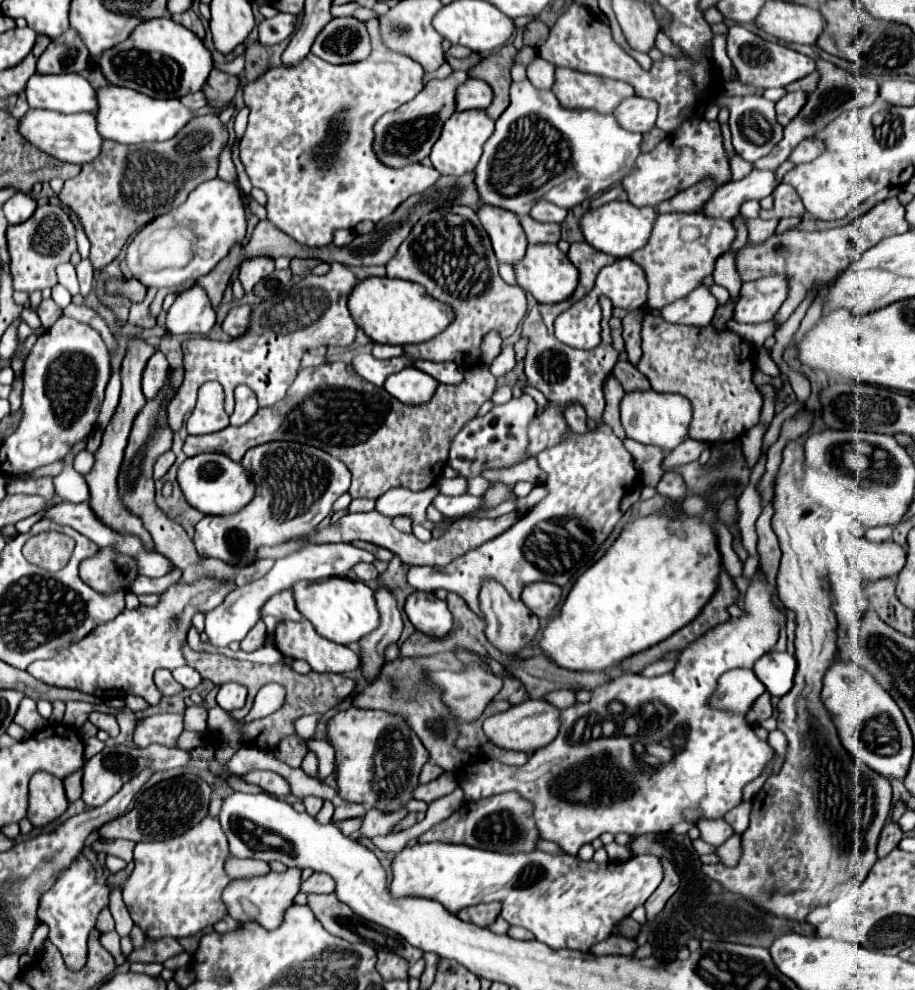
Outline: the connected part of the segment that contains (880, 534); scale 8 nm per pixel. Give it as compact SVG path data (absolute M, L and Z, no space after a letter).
M889 526L871 528L871 530L865 532L865 538L867 538L867 540L873 540L873 542L885 542L885 540L891 538L891 532L893 532L893 528L889 528Z

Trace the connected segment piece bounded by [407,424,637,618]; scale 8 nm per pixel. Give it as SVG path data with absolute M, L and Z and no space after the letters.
M601 424L581 436L569 434L559 446L543 450L537 456L537 462L547 472L545 486L549 488L549 496L511 526L511 530L461 558L455 558L447 566L439 570L411 566L407 580L416 591L433 592L435 588L445 588L455 592L479 618L483 618L479 590L485 580L503 584L511 598L519 600L525 584L539 582L541 578L557 578L557 584L565 586L581 562L585 568L587 558L591 560L595 550L605 542L617 520L623 516L619 502L625 496L625 488L633 486L637 480L635 460L613 430Z

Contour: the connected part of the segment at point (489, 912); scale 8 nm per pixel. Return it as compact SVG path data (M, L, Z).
M491 902L491 904L477 904L477 906L471 906L471 908L465 908L457 916L463 922L473 922L477 926L487 928L487 926L491 926L495 922L499 912L501 912L501 904L499 902Z

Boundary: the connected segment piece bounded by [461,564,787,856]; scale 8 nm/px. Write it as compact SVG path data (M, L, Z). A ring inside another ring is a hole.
M759 564L749 590L745 592L745 614L741 618L731 618L691 642L691 646L679 654L679 662L671 672L655 678L623 674L613 682L595 688L589 702L575 702L573 706L565 708L555 740L535 750L525 766L517 768L497 760L479 758L465 768L467 780L461 784L465 800L479 800L509 790L519 792L523 798L535 804L533 816L541 838L557 842L571 856L575 856L583 844L593 842L603 832L625 832L631 836L667 832L673 824L681 822L681 812L685 808L703 810L703 818L723 818L731 808L741 804L743 788L759 776L759 770L763 770L763 762L771 758L773 748L769 742L755 736L753 726L745 722L745 716L711 710L707 706L707 698L713 694L721 674L733 668L753 668L755 660L775 646L779 630L785 626L785 622L787 614L775 604L775 586L769 582ZM637 744L667 746L673 750L673 758L659 768L643 770L635 754Z

